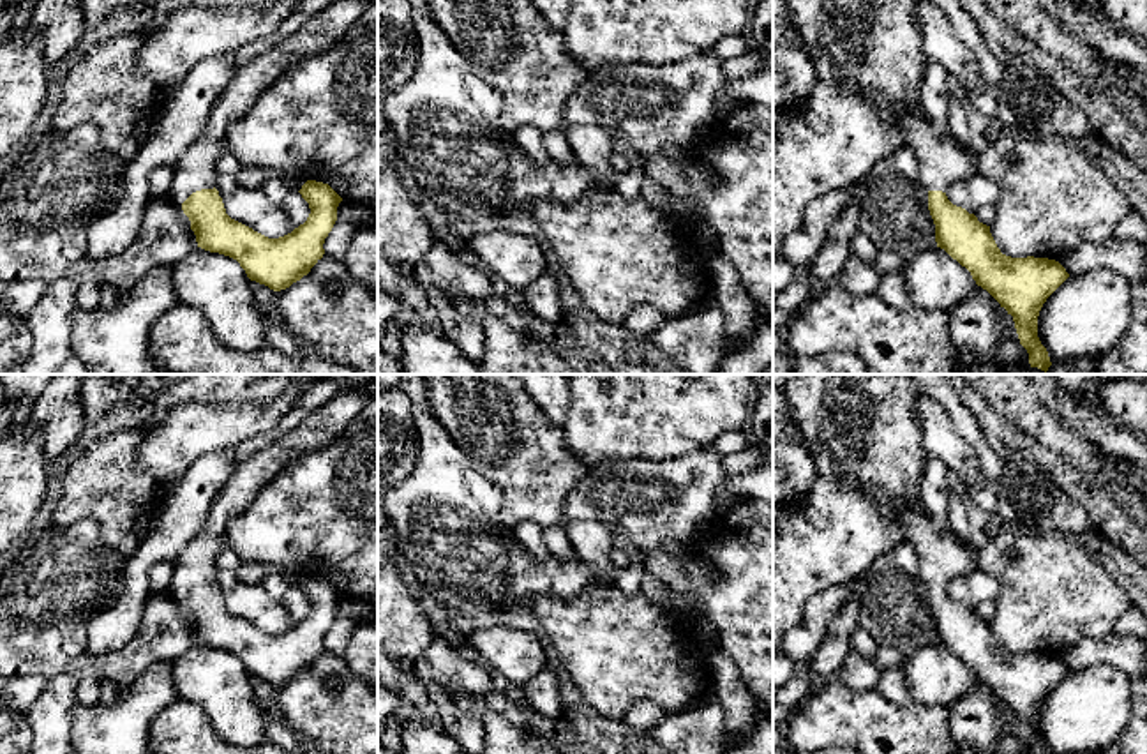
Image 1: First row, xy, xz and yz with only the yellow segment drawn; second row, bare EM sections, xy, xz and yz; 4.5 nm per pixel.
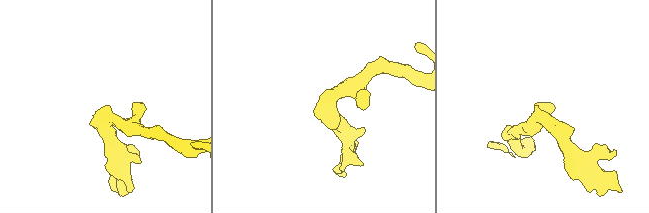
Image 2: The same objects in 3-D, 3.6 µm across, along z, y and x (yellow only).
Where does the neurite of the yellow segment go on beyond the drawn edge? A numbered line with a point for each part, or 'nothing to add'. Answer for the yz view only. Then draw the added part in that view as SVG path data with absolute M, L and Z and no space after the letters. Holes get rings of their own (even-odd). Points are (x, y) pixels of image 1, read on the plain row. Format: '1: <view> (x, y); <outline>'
1: yz (943, 557); M919 500L902 510L898 523L903 528L903 540L916 547L919 576L926 586L946 588L955 577L978 567L979 553L951 532L939 532Z

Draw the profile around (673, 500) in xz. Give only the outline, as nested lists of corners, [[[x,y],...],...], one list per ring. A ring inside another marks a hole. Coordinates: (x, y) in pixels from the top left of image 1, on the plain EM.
[[[709,449],[692,452],[686,457],[669,459],[660,464],[649,459],[614,459],[595,468],[588,468],[586,475],[568,494],[563,516],[565,521],[589,519],[603,523],[611,530],[623,528],[637,546],[641,562],[644,563],[646,551],[656,549],[665,540],[692,542],[708,528],[715,516],[715,493],[729,477],[731,473],[722,466],[722,456]]]

